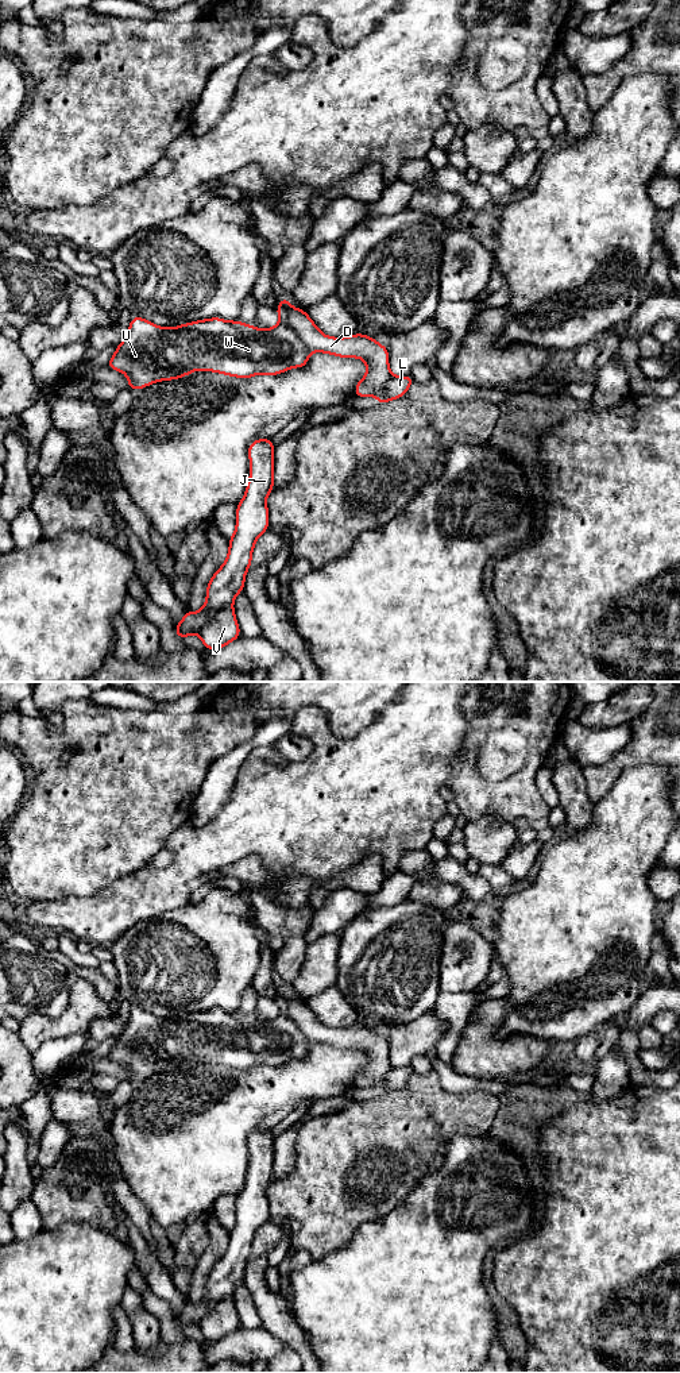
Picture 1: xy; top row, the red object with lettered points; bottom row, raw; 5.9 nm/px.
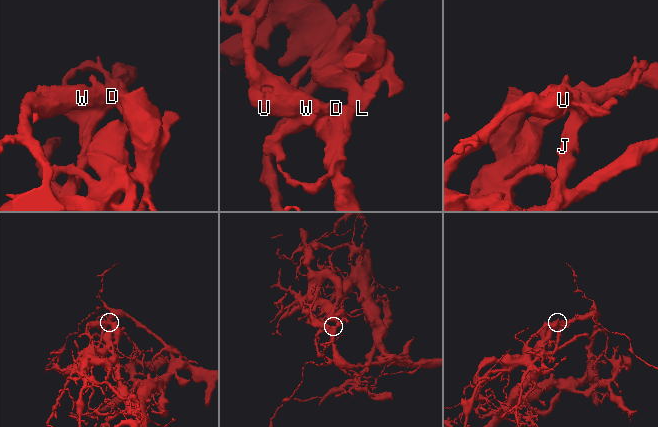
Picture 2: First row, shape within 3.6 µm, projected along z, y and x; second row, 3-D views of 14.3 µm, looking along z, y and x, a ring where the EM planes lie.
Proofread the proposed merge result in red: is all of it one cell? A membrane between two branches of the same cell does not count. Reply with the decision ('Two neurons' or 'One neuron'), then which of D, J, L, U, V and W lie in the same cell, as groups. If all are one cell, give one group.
Two neurons. Groups: D L V / J U W

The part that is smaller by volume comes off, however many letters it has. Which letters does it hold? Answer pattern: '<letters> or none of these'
J, U, W

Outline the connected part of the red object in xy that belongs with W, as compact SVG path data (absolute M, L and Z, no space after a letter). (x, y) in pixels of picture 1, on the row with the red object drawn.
M289 298L279 300L277 306L279 324L268 329L220 317L163 328L139 316L132 317L124 340L119 343L107 366L127 375L131 392L158 381L178 379L194 370L247 379L256 374L278 375L293 367L305 367L312 351L286 323L290 312Z

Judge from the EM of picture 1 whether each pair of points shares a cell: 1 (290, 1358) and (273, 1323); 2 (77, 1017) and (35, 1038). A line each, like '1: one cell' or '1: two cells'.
1: two cells
2: one cell

